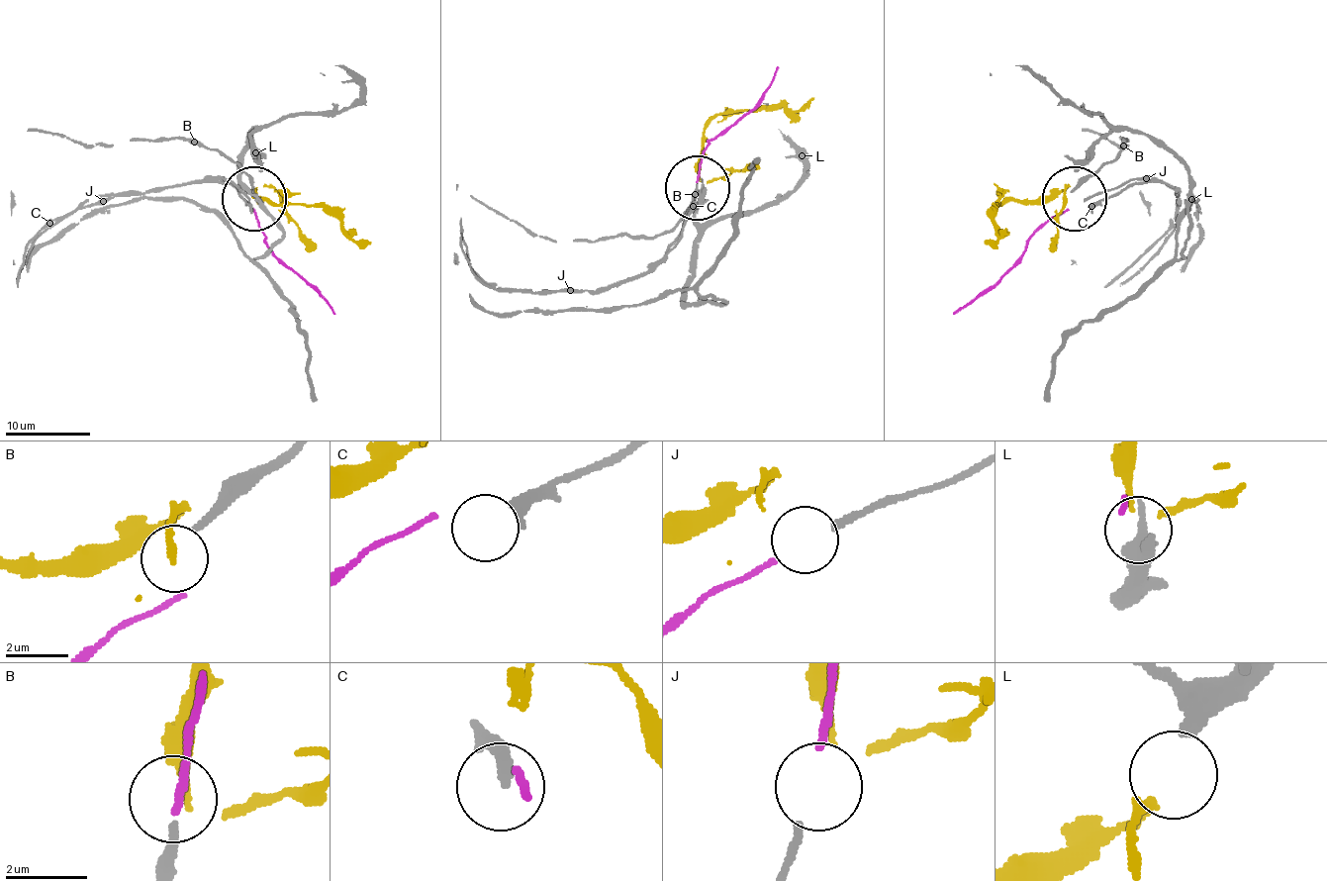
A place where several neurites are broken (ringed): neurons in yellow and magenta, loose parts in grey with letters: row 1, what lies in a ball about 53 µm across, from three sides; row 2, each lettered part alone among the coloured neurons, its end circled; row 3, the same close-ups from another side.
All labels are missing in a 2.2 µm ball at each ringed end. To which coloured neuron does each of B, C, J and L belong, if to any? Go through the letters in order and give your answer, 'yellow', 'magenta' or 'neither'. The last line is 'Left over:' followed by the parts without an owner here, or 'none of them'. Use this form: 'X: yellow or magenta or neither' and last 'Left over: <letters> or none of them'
B: neither
C: neither
J: magenta
L: yellow
Left over: B, C

